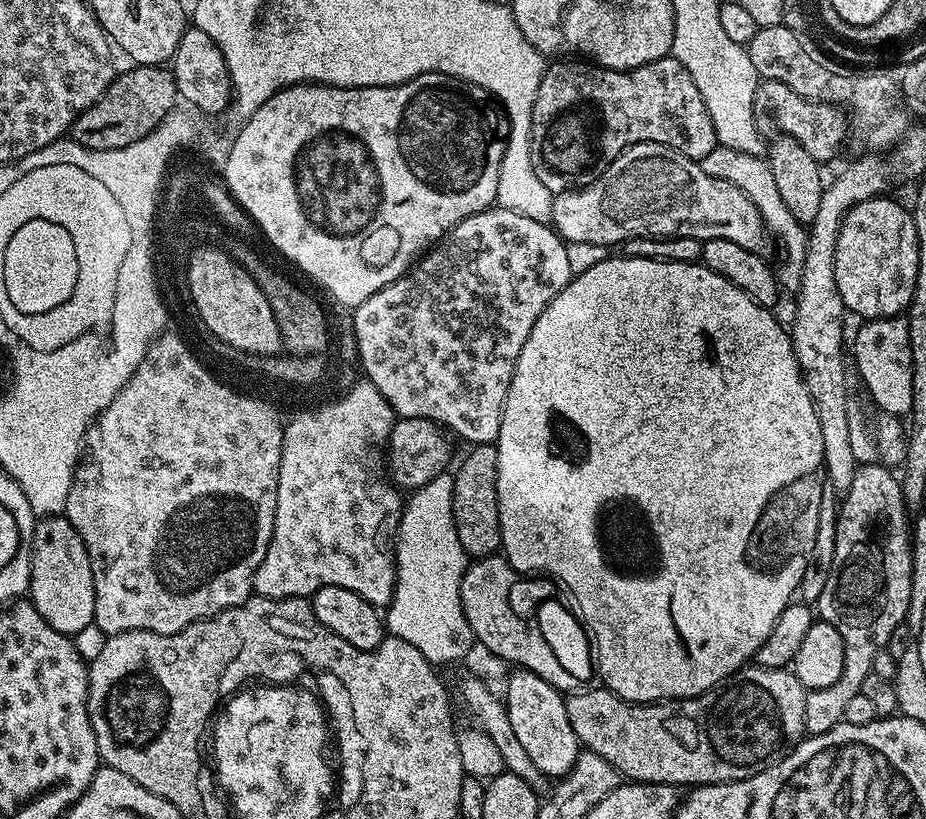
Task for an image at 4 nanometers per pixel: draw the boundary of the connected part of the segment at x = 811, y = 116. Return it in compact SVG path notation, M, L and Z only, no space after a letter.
M760 80L757 83L754 90L754 114L757 121L769 120L777 124L783 135L794 138L817 162L834 159L844 140L844 132L846 136L846 112L843 107L802 98L802 94L794 94L790 86L782 86L782 82Z

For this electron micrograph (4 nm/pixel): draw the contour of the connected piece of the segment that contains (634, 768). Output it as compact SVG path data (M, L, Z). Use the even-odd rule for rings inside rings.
M745 666L732 676L728 676L721 684L714 685L708 692L697 696L691 696L685 700L661 700L654 704L635 704L629 700L623 700L618 694L614 694L606 687L588 688L577 690L565 699L566 714L570 718L570 726L574 726L574 734L580 739L581 745L587 751L598 754L614 766L621 777L632 782L642 784L674 784L677 786L699 786L701 784L728 784L731 780L745 780L770 766L774 766L781 758L787 756L789 751L805 739L804 715L806 714L806 689L802 682L788 668L762 668L759 666Z

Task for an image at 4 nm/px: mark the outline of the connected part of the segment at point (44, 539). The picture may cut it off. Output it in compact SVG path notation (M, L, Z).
M46 516L36 521L32 535L32 587L30 603L54 626L54 630L75 634L94 621L94 578L86 546L67 516Z

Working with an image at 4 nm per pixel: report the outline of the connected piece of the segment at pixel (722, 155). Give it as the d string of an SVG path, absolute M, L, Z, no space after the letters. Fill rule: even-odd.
M718 144L700 163L708 177L730 181L754 202L755 208L762 214L765 226L768 227L771 239L775 243L776 240L780 243L780 252L784 255L784 261L780 265L777 263L774 268L776 280L785 293L795 294L799 292L802 282L802 266L806 262L808 233L805 225L800 224L794 218L794 214L790 214L790 210L786 210L767 161L763 157L743 154L742 151Z

